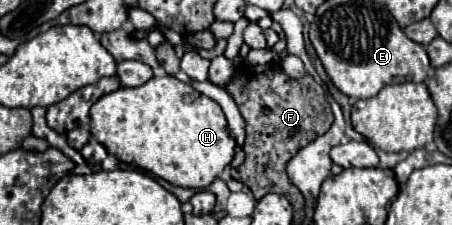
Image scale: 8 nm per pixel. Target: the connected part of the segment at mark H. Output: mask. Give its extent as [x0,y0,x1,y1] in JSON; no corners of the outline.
[90,76,236,190]

